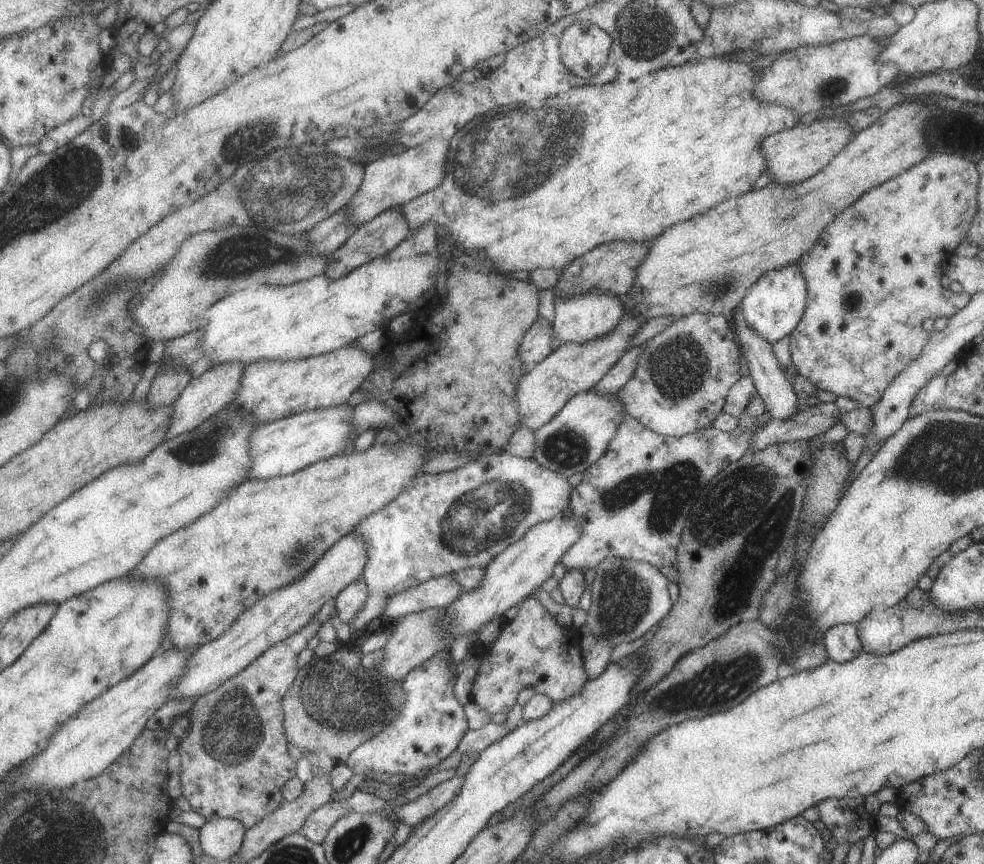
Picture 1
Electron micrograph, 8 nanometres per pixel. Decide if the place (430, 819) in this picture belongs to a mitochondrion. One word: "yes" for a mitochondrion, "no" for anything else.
no

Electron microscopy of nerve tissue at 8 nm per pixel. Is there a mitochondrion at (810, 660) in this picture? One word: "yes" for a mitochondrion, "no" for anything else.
no

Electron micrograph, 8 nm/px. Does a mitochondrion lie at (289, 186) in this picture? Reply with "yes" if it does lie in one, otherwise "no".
yes

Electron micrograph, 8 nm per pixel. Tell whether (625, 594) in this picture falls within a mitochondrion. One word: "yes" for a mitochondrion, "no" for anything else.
yes

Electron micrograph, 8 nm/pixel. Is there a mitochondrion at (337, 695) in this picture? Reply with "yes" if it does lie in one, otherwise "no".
yes

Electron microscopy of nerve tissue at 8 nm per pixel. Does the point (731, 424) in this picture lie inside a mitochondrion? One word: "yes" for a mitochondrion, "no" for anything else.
no

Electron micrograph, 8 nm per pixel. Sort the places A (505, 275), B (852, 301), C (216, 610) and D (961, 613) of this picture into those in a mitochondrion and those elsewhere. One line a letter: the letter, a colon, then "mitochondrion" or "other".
A: other
B: other
C: mitochondrion
D: other

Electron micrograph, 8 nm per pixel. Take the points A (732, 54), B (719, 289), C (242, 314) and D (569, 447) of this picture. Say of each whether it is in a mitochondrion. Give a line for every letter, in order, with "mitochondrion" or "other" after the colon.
A: other
B: mitochondrion
C: other
D: mitochondrion

